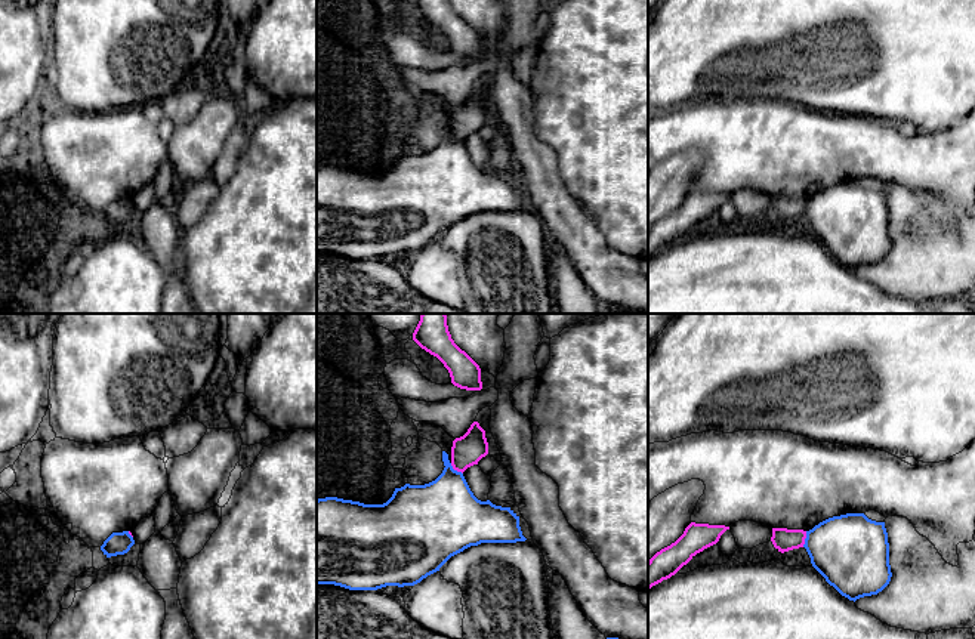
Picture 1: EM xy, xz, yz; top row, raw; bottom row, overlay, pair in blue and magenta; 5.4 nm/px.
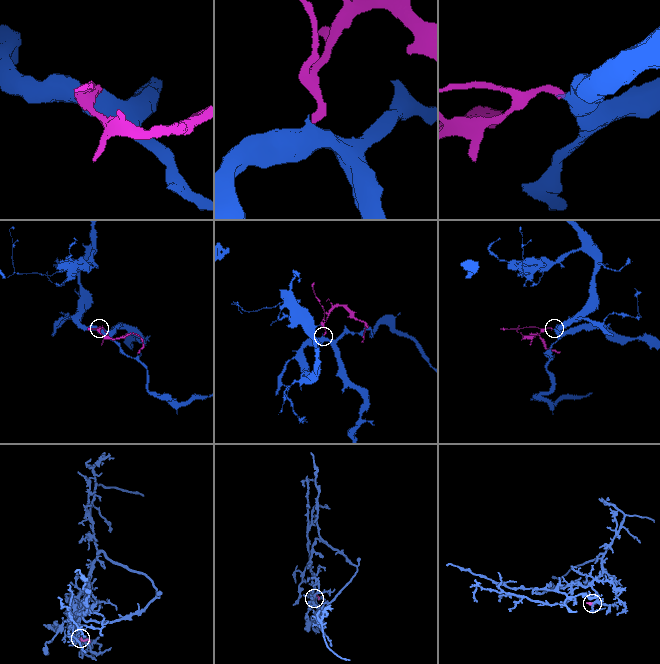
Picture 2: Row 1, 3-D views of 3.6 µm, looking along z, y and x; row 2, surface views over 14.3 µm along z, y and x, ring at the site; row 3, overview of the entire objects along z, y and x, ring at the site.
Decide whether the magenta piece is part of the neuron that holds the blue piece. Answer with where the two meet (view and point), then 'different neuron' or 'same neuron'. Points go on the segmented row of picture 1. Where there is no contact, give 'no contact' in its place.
yz (805, 539) | different neuron

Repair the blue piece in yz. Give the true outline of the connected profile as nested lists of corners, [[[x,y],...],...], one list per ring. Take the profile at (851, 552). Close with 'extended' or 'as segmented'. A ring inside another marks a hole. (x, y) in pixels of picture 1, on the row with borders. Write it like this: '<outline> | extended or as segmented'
[[[864,513],[820,522],[806,531],[803,547],[812,567],[849,601],[877,595],[891,581],[885,522],[871,521]]] | as segmented

